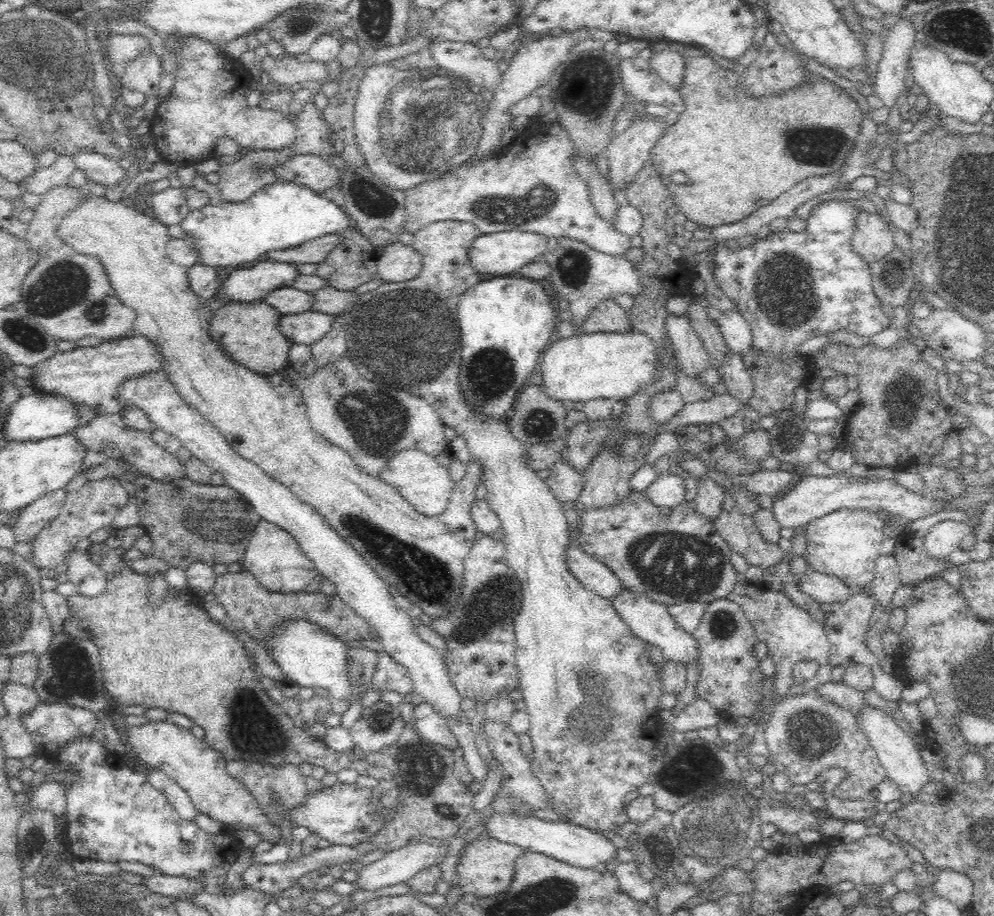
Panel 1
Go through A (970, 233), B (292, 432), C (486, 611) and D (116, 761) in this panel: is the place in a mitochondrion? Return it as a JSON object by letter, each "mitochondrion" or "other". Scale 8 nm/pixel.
{"A":"mitochondrion","B":"other","C":"mitochondrion","D":"other"}

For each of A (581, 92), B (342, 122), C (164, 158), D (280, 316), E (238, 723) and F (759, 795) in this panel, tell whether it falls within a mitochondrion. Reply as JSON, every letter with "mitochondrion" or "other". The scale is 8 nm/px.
{"A":"mitochondrion","B":"other","C":"other","D":"other","E":"mitochondrion","F":"other"}

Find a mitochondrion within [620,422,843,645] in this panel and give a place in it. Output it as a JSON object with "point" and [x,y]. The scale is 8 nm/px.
{"point":[677,565]}

